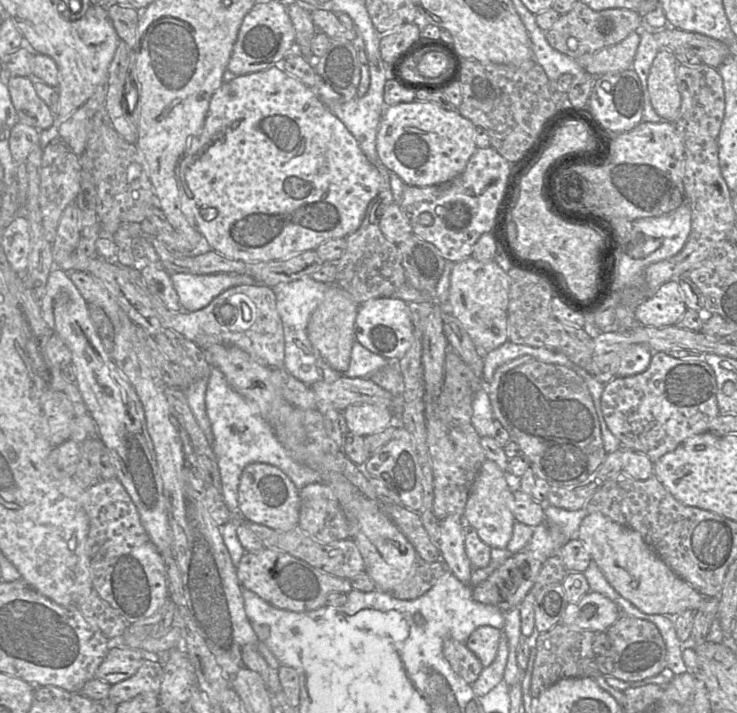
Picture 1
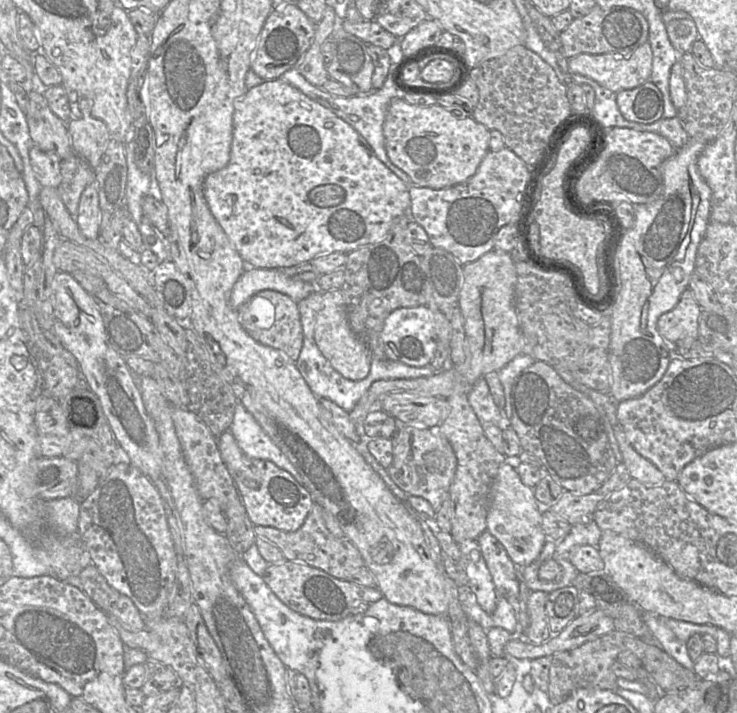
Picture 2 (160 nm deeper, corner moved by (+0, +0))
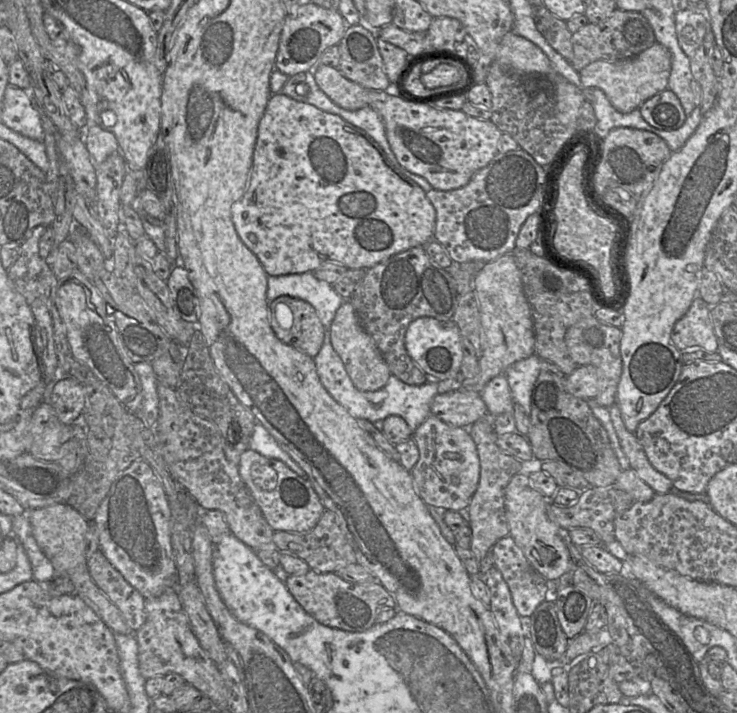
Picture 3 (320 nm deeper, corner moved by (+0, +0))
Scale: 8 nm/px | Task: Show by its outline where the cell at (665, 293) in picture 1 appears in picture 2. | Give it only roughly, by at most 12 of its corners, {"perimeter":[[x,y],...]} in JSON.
{"perimeter":[[686,289],[658,318],[664,340],[698,339],[701,310]]}

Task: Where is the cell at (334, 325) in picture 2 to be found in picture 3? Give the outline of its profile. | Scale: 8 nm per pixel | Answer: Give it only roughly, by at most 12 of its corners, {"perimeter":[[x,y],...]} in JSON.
{"perimeter":[[349,299],[329,337],[359,390],[376,391],[391,376]]}

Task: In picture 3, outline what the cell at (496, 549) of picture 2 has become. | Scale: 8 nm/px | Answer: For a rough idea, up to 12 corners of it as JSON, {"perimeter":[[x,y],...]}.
{"perimeter":[[509,535],[491,548],[519,616],[546,600],[547,579]]}

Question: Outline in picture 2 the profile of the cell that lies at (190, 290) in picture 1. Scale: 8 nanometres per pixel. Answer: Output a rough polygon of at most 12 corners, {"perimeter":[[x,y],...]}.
{"perimeter":[[246,268],[232,288],[240,309],[262,290],[298,303],[315,282],[294,280],[281,270]]}

